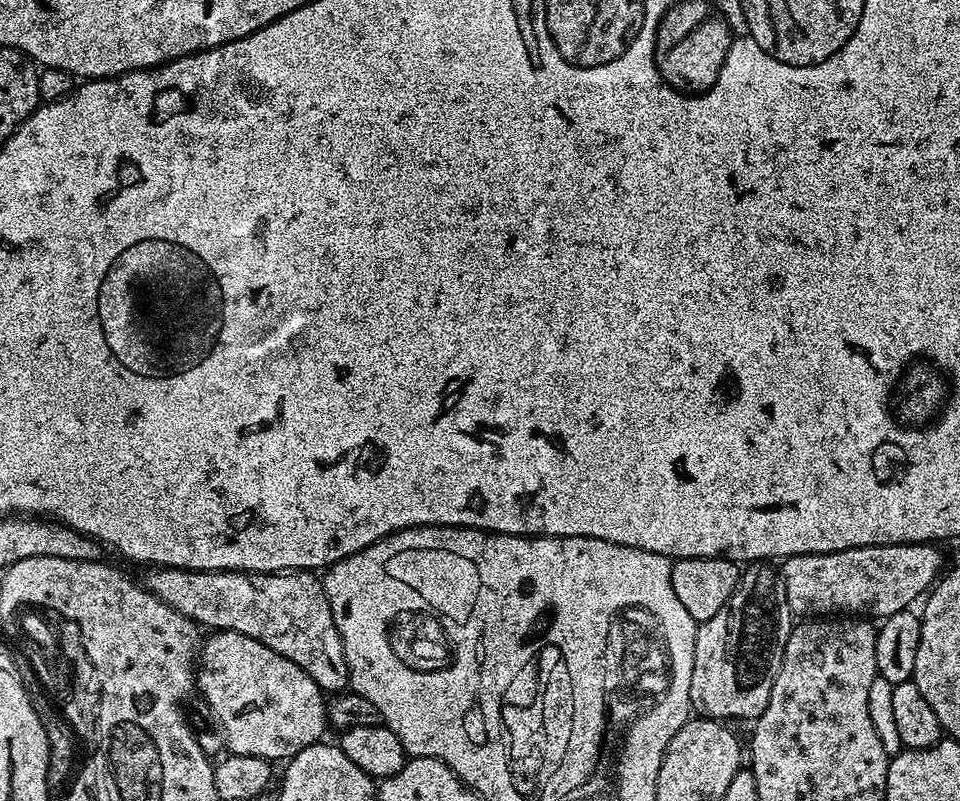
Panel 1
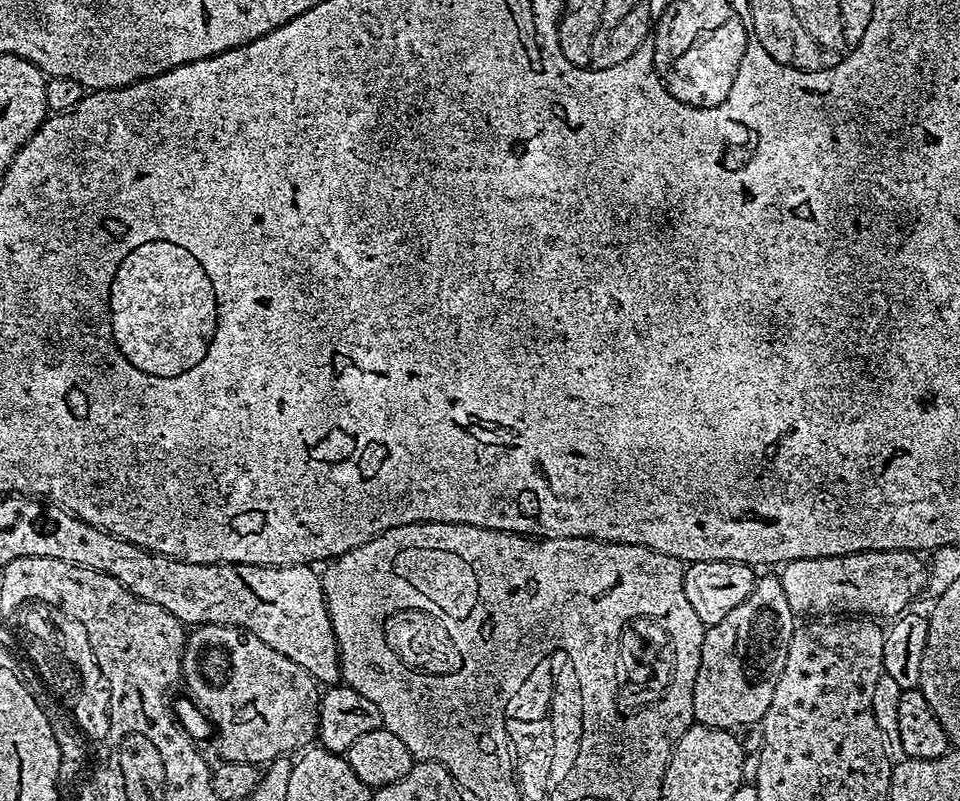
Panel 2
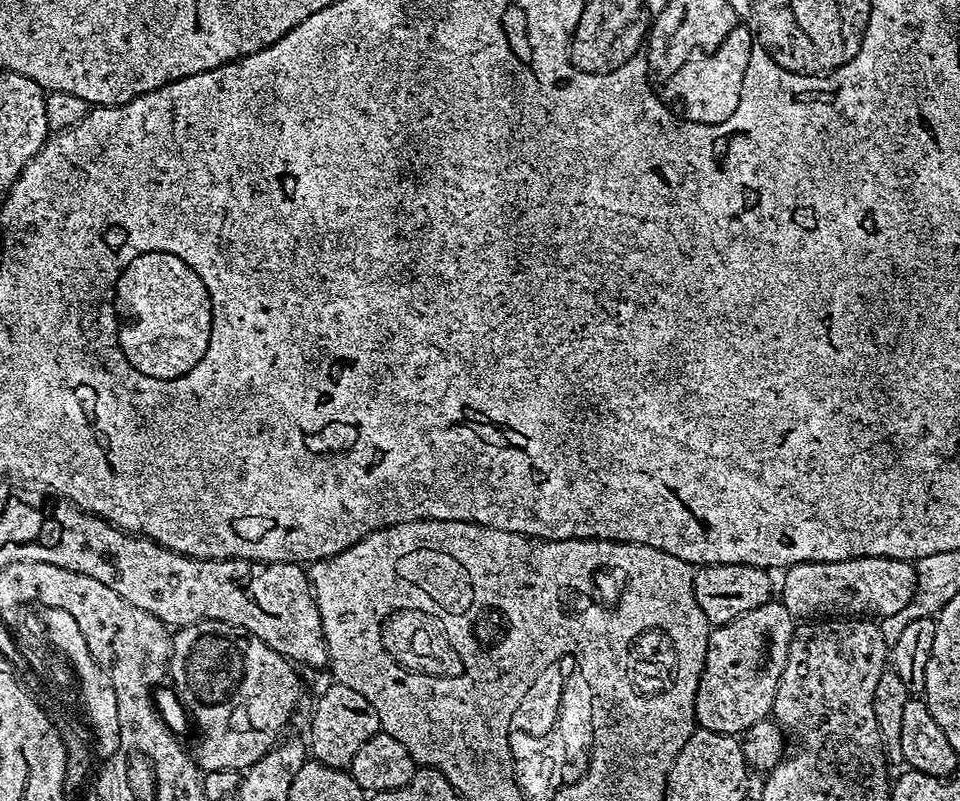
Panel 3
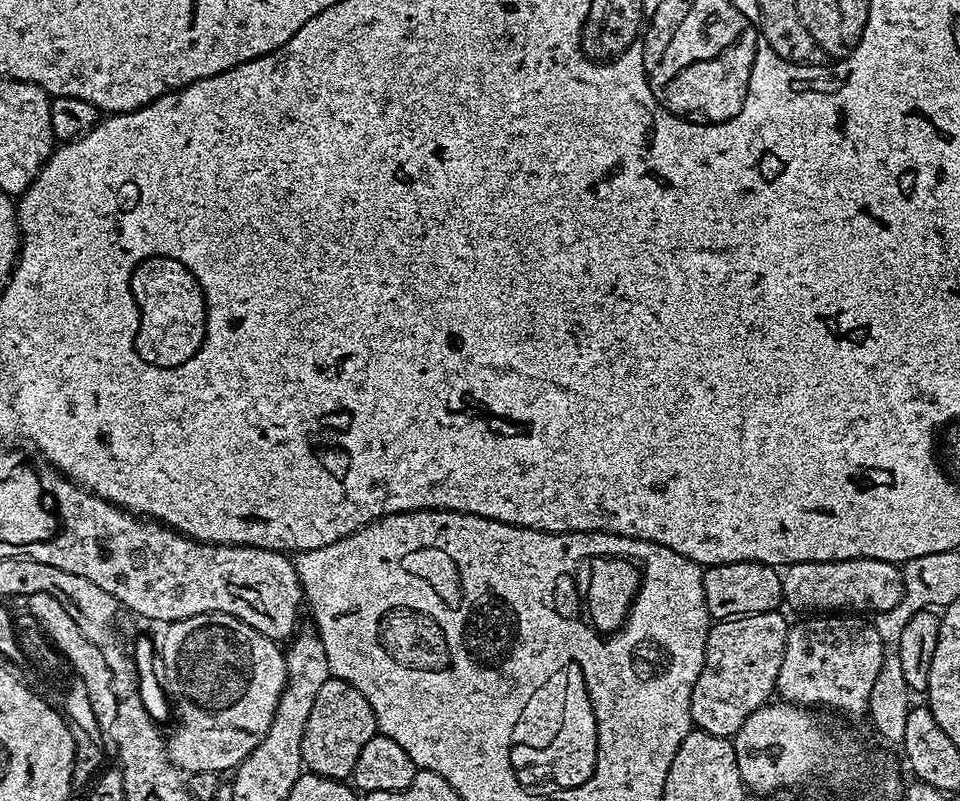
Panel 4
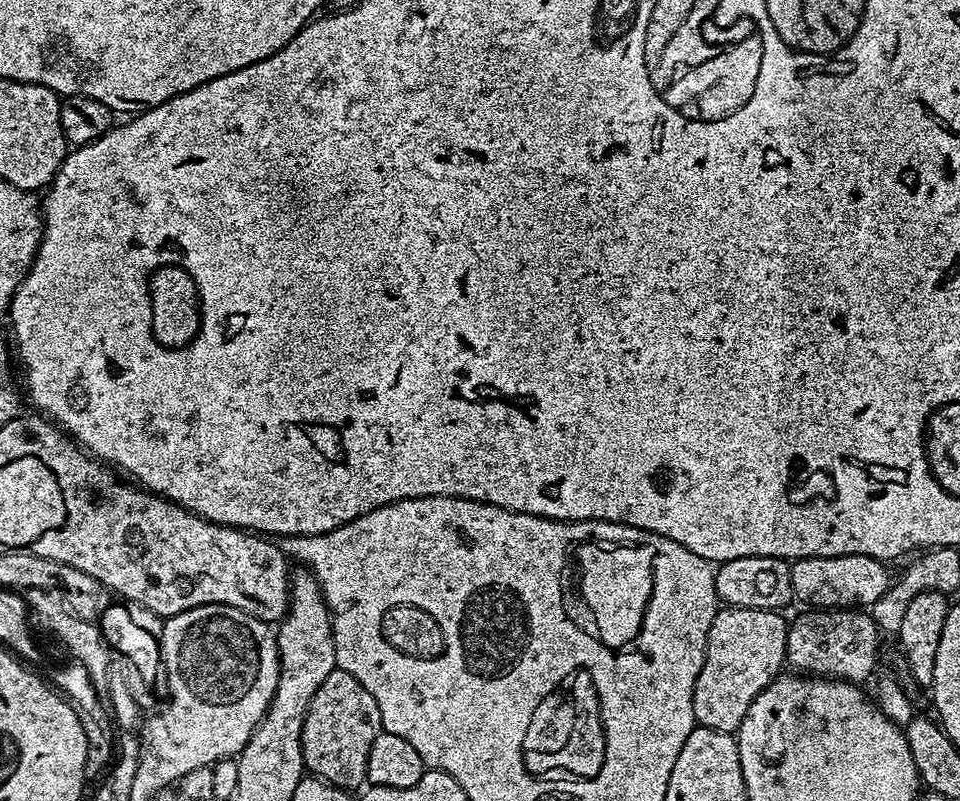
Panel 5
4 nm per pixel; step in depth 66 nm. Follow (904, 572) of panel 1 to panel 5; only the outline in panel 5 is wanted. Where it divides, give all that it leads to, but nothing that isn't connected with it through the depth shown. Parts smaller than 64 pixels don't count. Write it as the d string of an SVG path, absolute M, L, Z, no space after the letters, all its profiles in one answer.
M805 556L792 564L792 595L797 601L805 600L805 605L816 610L856 610L861 606L871 606L886 594L890 587L889 565L869 556Z

